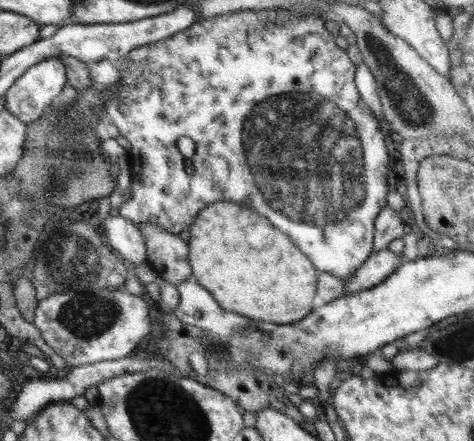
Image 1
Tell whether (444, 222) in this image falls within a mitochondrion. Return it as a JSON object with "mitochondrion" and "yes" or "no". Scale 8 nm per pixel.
{"mitochondrion":"no"}

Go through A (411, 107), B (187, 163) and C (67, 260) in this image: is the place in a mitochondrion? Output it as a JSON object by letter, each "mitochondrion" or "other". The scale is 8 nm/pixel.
{"A":"mitochondrion","B":"other","C":"mitochondrion"}

